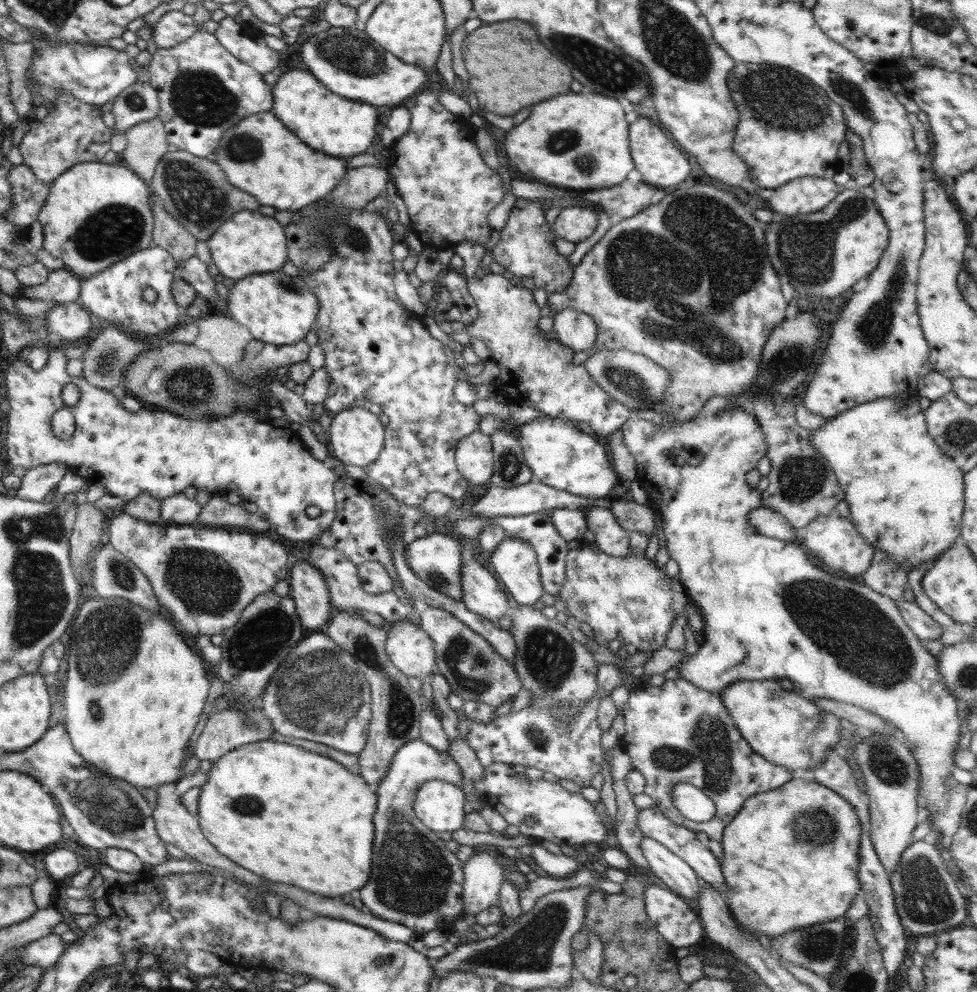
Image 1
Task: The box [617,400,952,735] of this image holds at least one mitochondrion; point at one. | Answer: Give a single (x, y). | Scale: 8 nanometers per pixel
(865, 641)

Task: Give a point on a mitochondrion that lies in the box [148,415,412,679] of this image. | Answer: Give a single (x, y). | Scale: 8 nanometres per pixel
(201, 581)

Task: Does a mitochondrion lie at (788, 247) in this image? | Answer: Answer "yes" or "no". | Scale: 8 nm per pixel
yes

